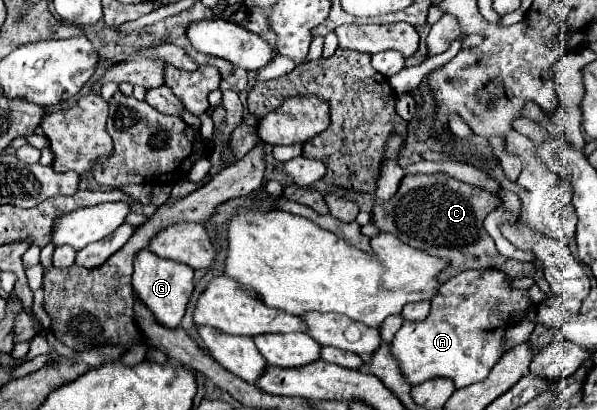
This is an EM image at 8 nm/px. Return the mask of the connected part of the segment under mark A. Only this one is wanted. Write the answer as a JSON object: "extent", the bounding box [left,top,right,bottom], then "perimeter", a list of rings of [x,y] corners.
{"extent":[391,269,533,389],"perimeter":[[[479,269],[463,271],[441,285],[437,297],[431,303],[431,313],[425,321],[419,321],[419,323],[405,321],[403,323],[403,327],[397,331],[397,335],[391,343],[393,345],[391,353],[399,361],[399,367],[411,385],[419,385],[433,377],[447,377],[455,383],[457,389],[479,383],[489,375],[491,367],[503,355],[505,331],[517,323],[521,323],[525,309],[529,309],[529,305],[533,305],[533,303],[529,301],[527,291],[513,289],[511,279],[507,279],[507,275],[503,275],[501,271],[479,271]]]}

